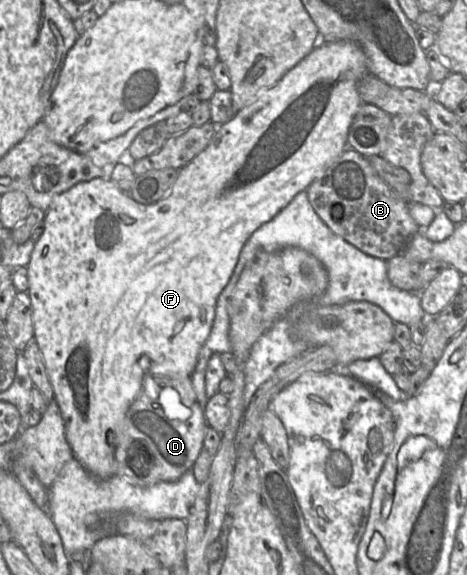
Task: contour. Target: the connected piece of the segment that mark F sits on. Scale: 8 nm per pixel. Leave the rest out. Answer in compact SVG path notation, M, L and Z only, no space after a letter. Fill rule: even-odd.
M319 41L316 47L314 47L314 49L305 58L303 58L295 67L289 70L280 79L280 81L278 81L276 84L269 87L268 89L264 90L256 99L254 99L244 108L242 108L228 122L218 126L215 135L208 144L208 146L186 166L179 169L179 175L174 185L172 186L168 194L158 202L150 205L140 204L135 200L133 200L128 192L123 192L121 189L119 189L111 180L105 180L100 177L94 178L89 181L83 181L77 183L67 191L62 192L53 198L52 203L45 214L44 232L39 238L39 240L35 243L29 264L27 265L29 288L28 291L26 292L29 294L32 303L33 321L34 321L34 339L36 340L41 350L44 364L46 366L46 371L54 390L55 400L57 401L61 410L61 414L65 423L67 441L71 446L74 458L76 458L93 475L102 479L107 479L113 477L116 474L115 448L108 443L107 440L108 434L109 432L113 432L115 433L116 436L120 435L125 415L130 405L133 403L133 401L136 399L140 391L143 389L144 377L147 374L149 374L153 379L154 377L186 377L186 376L191 376L191 374L193 373L197 364L200 349L204 345L211 331L211 327L215 317L215 307L217 299L221 294L222 290L224 289L224 287L226 286L234 270L234 267L238 261L239 254L244 244L248 240L248 238L258 228L260 228L262 225L272 220L281 210L283 210L292 201L292 199L299 192L306 191L307 188L311 185L311 183L315 181L324 172L324 170L328 168L336 159L338 159L341 156L341 154L345 151L345 149L348 147L347 137L348 137L349 127L351 125L353 117L363 104L363 101L361 100L358 92L358 85L360 81L367 74L370 74L368 71L367 60L363 50L357 43L352 41L335 41L335 42ZM142 355L147 355L150 359L150 365L148 370L144 370L140 365L140 358L142 357Z

